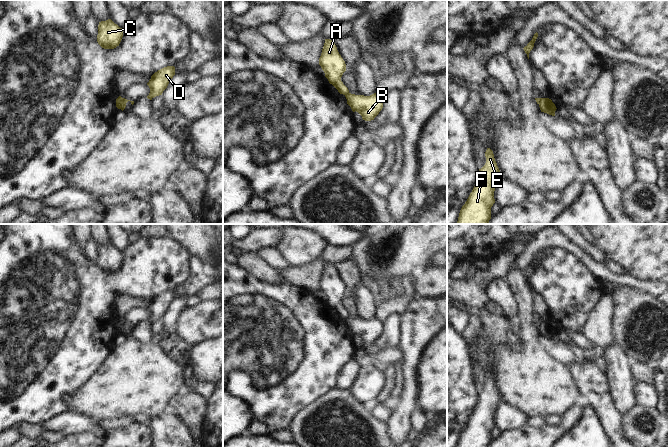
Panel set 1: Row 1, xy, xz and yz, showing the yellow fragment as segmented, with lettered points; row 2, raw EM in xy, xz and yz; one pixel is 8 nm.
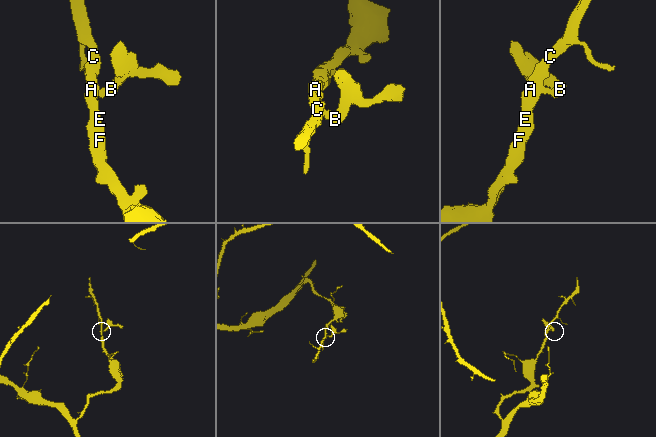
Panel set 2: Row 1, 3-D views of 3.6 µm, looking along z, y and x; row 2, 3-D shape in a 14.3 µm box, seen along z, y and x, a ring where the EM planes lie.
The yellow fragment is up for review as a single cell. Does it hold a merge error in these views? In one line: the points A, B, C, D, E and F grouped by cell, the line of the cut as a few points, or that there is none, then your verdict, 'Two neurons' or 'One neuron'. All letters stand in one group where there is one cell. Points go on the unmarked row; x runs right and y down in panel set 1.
Groups: A C E F / B D. Split along xy (123, 322), (119, 332). Two neurons

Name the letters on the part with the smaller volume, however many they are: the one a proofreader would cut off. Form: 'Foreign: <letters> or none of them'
Foreign: B, D

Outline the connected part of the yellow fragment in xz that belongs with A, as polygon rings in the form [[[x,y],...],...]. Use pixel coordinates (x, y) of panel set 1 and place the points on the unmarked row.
[[[325,263],[319,289],[325,297],[325,301],[340,318],[346,319],[349,314],[341,305],[343,297],[346,295],[346,288],[339,278],[334,264]]]

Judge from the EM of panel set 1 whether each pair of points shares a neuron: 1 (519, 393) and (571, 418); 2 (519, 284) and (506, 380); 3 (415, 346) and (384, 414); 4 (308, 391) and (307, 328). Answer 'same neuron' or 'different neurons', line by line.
1: different neurons
2: same neuron
3: different neurons
4: same neuron

